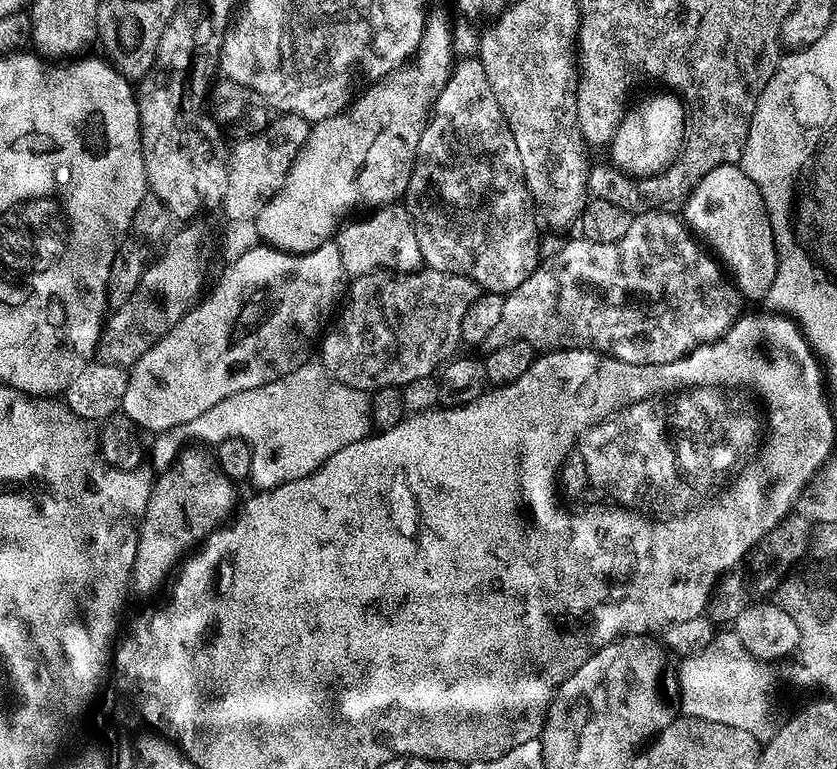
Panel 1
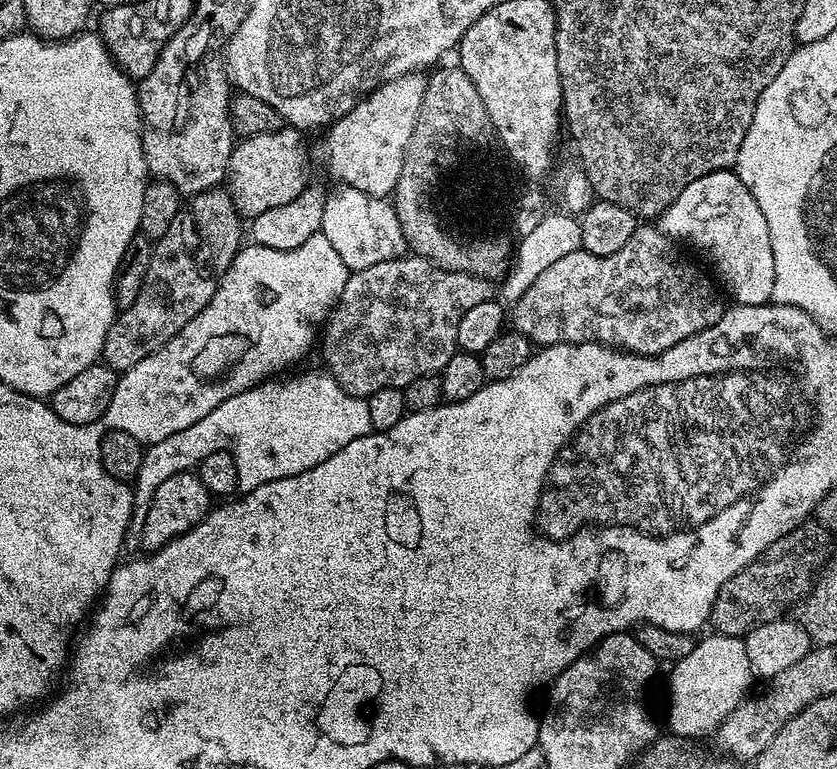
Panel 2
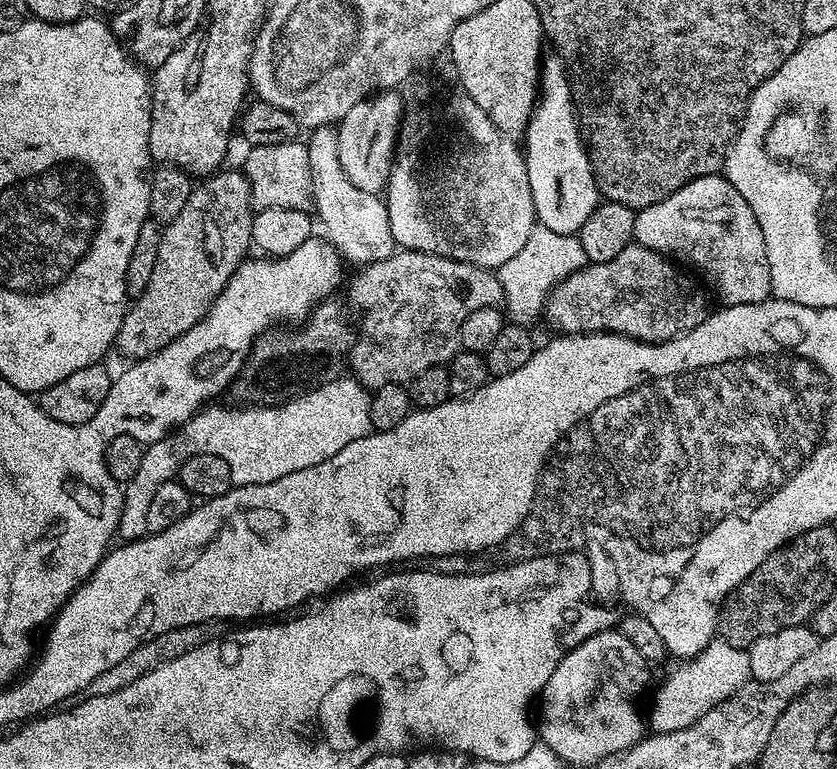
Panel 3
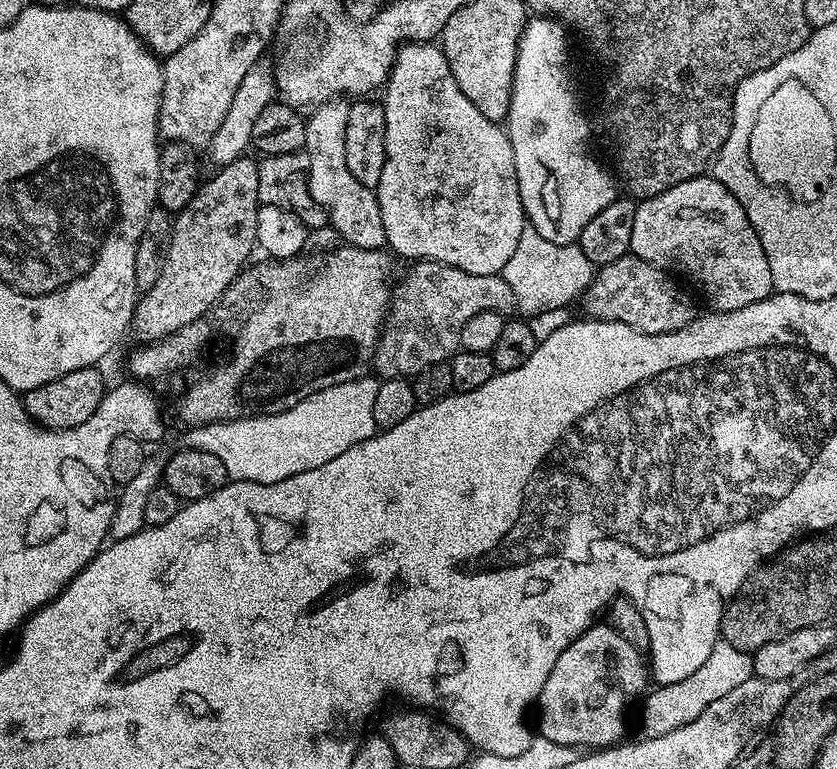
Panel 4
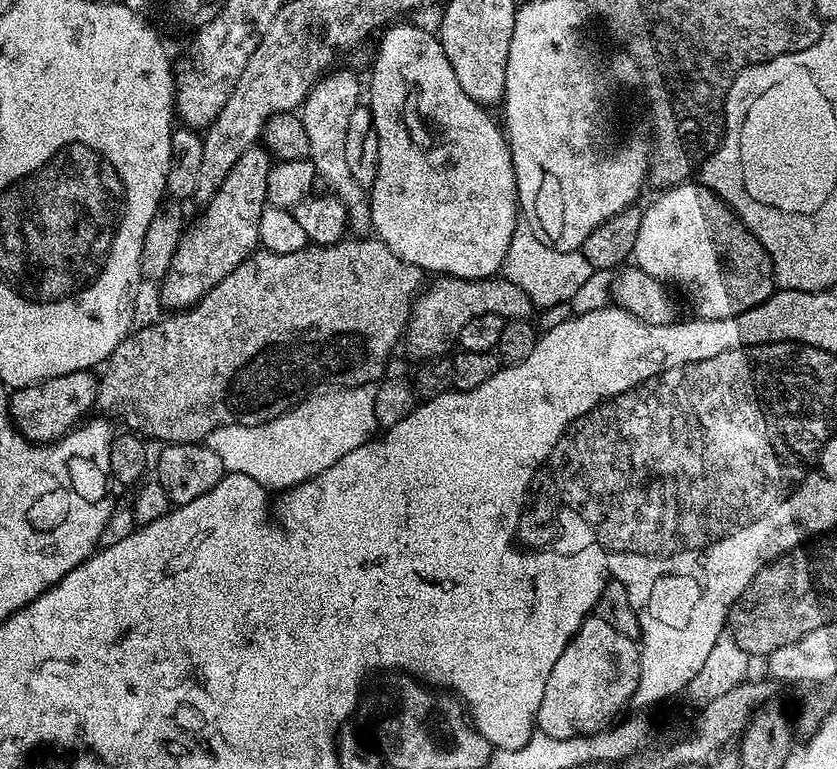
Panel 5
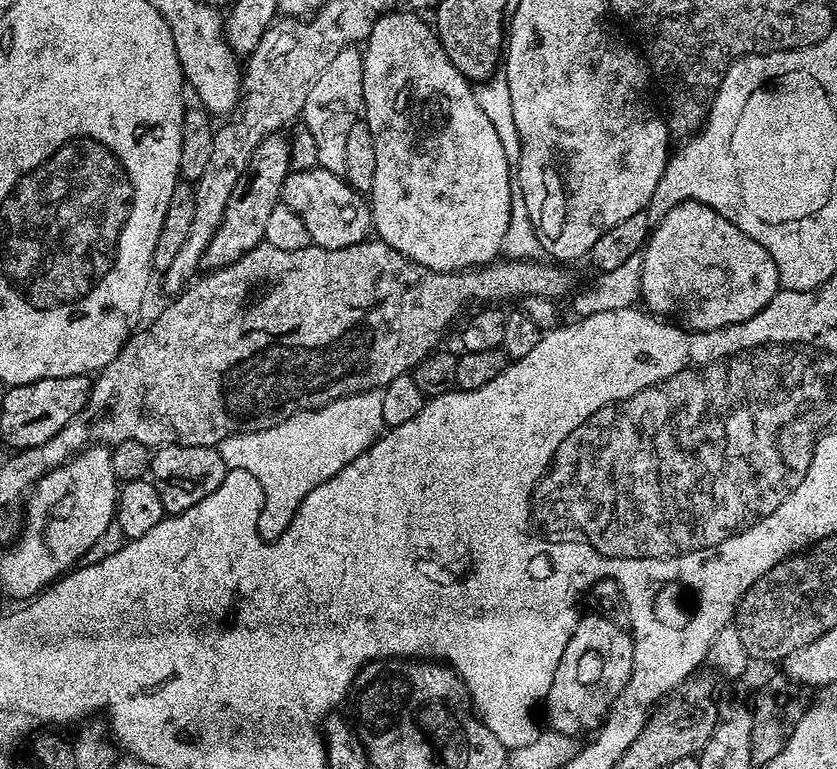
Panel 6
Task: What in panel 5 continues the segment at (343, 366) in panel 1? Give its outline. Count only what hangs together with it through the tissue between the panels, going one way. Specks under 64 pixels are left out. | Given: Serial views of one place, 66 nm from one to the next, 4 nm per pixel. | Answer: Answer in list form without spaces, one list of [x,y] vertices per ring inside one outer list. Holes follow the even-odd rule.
[[[456,276],[437,277],[436,282],[432,281],[416,297],[412,305],[411,318],[408,320],[407,330],[402,341],[409,356],[416,359],[416,362],[423,362],[434,357],[447,355],[452,344],[459,339],[463,326],[466,326],[470,319],[482,316],[500,316],[506,320],[528,320],[533,315],[534,309],[526,290],[514,286],[514,282],[503,278],[489,279],[458,279]]]

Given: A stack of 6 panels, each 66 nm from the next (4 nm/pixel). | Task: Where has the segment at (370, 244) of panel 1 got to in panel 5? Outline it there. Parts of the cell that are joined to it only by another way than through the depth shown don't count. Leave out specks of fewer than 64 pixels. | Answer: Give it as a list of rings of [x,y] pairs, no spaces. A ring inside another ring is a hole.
[[[329,71],[317,80],[304,99],[299,115],[302,126],[306,126],[306,135],[310,137],[308,159],[316,168],[317,177],[335,199],[343,201],[349,225],[353,229],[367,229],[372,223],[370,200],[365,188],[354,178],[354,174],[350,174],[350,166],[346,163],[346,130],[350,130],[350,114],[357,112],[362,104],[362,80],[360,84],[354,73],[336,71]]]

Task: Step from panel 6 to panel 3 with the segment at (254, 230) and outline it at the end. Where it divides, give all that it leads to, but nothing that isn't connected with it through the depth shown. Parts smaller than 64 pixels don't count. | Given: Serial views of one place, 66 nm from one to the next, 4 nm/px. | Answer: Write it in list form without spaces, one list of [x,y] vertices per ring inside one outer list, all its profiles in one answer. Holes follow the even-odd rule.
[[[217,170],[211,176],[201,179],[193,187],[186,206],[182,206],[182,214],[178,214],[178,218],[174,218],[174,222],[167,224],[161,231],[160,257],[158,266],[154,266],[150,286],[146,286],[142,295],[131,301],[116,335],[115,351],[120,351],[125,356],[125,361],[144,360],[165,348],[170,342],[174,342],[174,338],[186,334],[190,326],[194,326],[208,313],[210,306],[226,286],[226,282],[230,282],[238,266],[249,255],[248,248],[253,247],[252,217],[254,215],[250,198],[250,182],[243,171],[224,171]]]

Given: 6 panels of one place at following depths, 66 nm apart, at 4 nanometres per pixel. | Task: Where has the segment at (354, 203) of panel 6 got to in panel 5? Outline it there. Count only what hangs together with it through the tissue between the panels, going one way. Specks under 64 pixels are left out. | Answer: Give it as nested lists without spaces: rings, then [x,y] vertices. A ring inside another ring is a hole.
[[[281,160],[273,163],[268,179],[268,204],[294,214],[294,218],[298,218],[298,226],[306,230],[306,238],[311,243],[337,244],[345,239],[347,232],[344,231],[349,231],[348,211],[341,200],[327,195],[315,196],[312,193],[315,184],[318,184],[318,177],[311,160]]]

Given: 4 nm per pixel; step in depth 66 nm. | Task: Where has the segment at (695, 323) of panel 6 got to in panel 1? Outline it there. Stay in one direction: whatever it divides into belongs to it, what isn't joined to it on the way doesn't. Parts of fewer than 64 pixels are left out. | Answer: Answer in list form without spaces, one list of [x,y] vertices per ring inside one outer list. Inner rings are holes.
[[[739,163],[719,164],[696,184],[682,205],[685,225],[715,255],[745,301],[767,297],[776,277],[776,247],[772,242],[772,227],[758,194],[758,186],[750,182]]]

